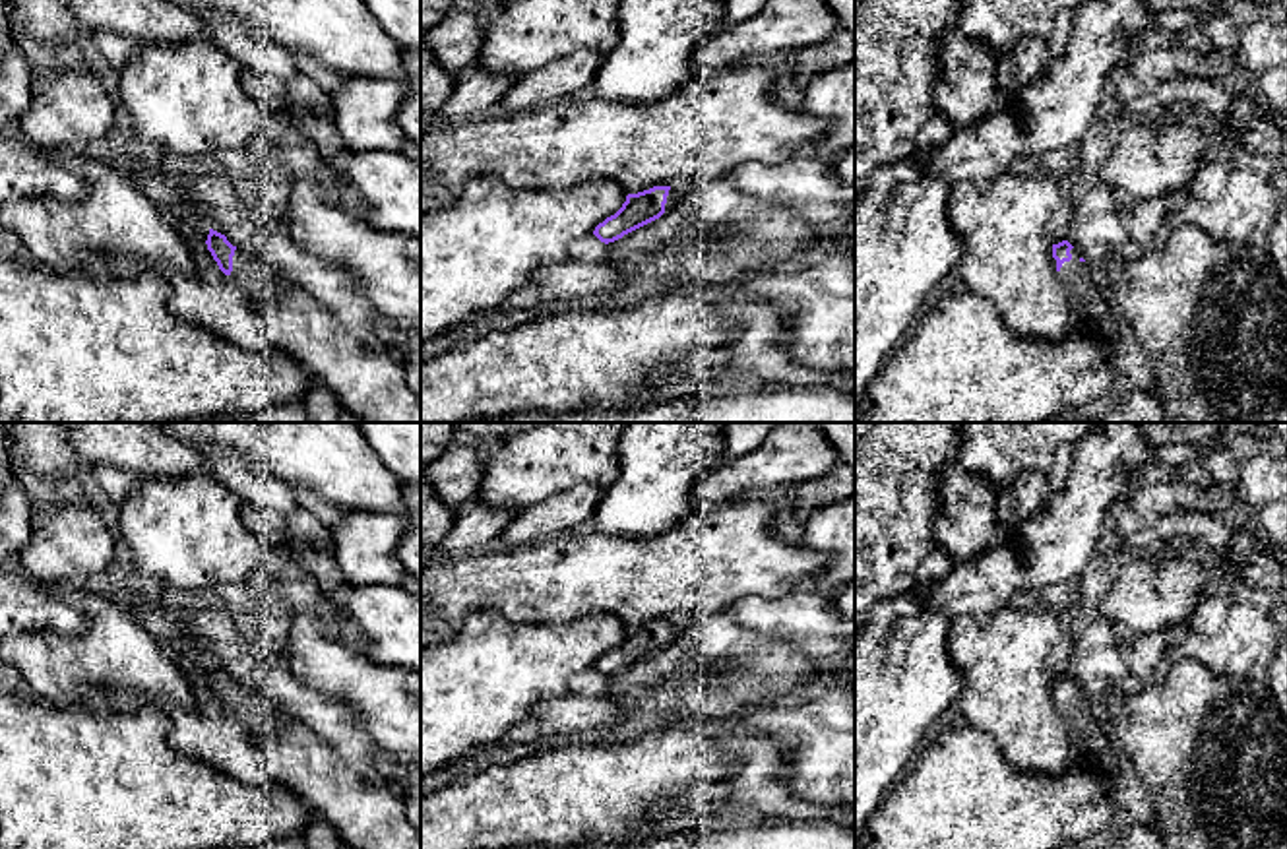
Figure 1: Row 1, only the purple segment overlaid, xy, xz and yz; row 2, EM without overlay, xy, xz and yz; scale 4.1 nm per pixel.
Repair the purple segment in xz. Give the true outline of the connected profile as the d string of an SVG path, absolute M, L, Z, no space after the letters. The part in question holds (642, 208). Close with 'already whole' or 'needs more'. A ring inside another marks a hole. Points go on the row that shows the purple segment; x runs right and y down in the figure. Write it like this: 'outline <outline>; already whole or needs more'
outline M653 186L649 190L628 194L622 207L599 223L593 235L609 244L624 235L659 219L671 211L678 200L678 186Z; needs more

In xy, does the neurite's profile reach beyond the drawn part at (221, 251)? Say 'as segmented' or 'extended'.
extended

